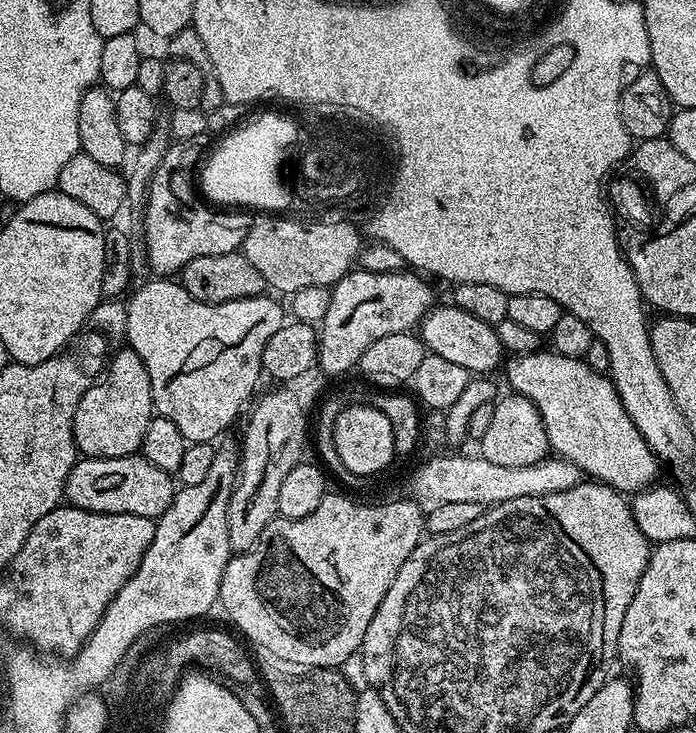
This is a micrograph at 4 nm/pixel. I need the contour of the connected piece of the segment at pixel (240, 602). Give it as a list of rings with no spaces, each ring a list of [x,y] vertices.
[[[326,494],[306,518],[272,520],[250,550],[231,557],[230,570],[222,574],[218,604],[232,619],[231,627],[253,649],[270,650],[285,666],[339,669],[346,658],[361,651],[370,620],[382,606],[390,582],[402,570],[402,562],[425,539],[425,509],[416,500],[405,499],[389,504],[359,504],[348,496]]]

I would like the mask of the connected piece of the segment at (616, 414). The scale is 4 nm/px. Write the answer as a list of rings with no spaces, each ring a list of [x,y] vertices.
[[[551,350],[518,356],[507,364],[509,389],[534,402],[546,426],[549,449],[557,457],[569,460],[593,481],[611,484],[621,494],[635,494],[655,481],[652,479],[662,465],[646,446],[646,438],[638,434],[638,426],[630,422],[618,390],[605,373],[590,370],[584,360],[559,356]]]

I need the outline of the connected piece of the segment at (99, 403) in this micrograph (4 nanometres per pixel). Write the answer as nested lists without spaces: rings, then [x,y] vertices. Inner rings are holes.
[[[121,347],[109,359],[102,378],[92,384],[82,402],[78,402],[72,427],[77,449],[85,457],[135,456],[141,451],[146,426],[150,426],[153,415],[150,374],[146,374],[146,366],[133,348]]]

